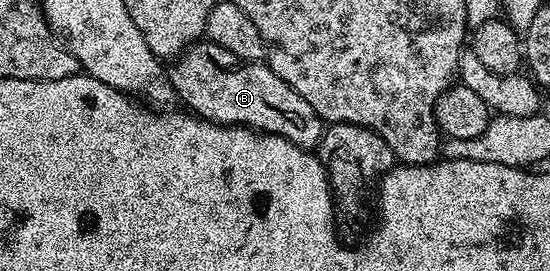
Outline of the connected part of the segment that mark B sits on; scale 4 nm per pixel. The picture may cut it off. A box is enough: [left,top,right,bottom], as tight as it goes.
[169,39,325,151]

